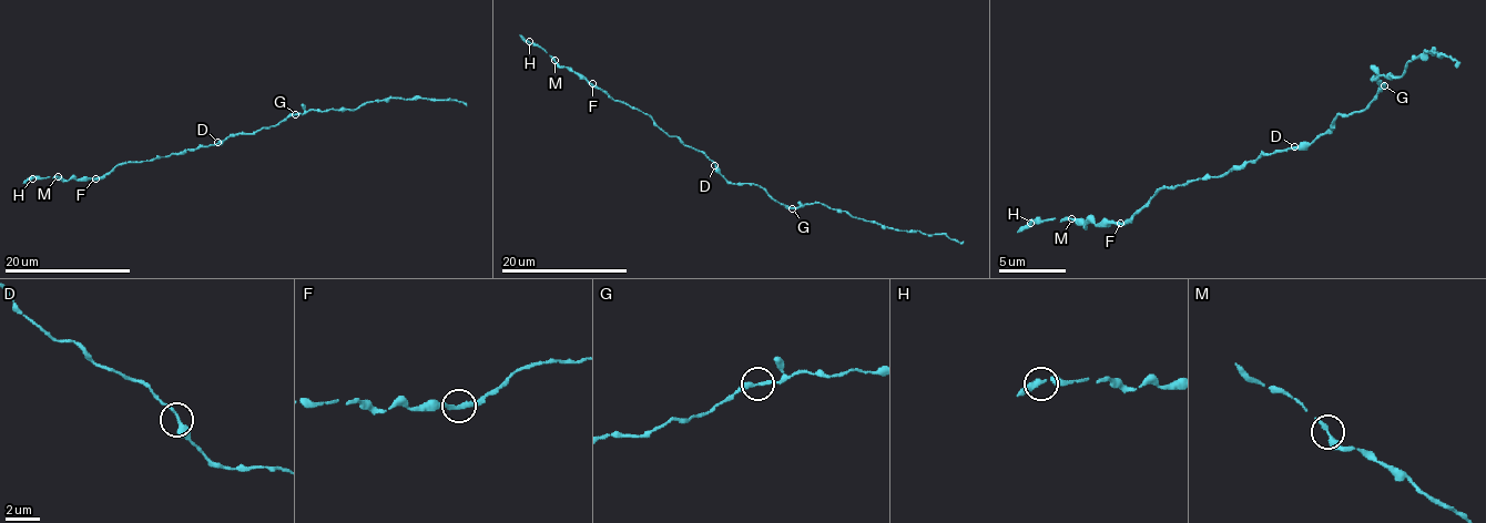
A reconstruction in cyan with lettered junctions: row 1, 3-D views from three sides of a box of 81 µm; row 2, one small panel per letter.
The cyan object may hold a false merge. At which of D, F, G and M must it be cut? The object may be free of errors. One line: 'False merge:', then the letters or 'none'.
False merge: none

